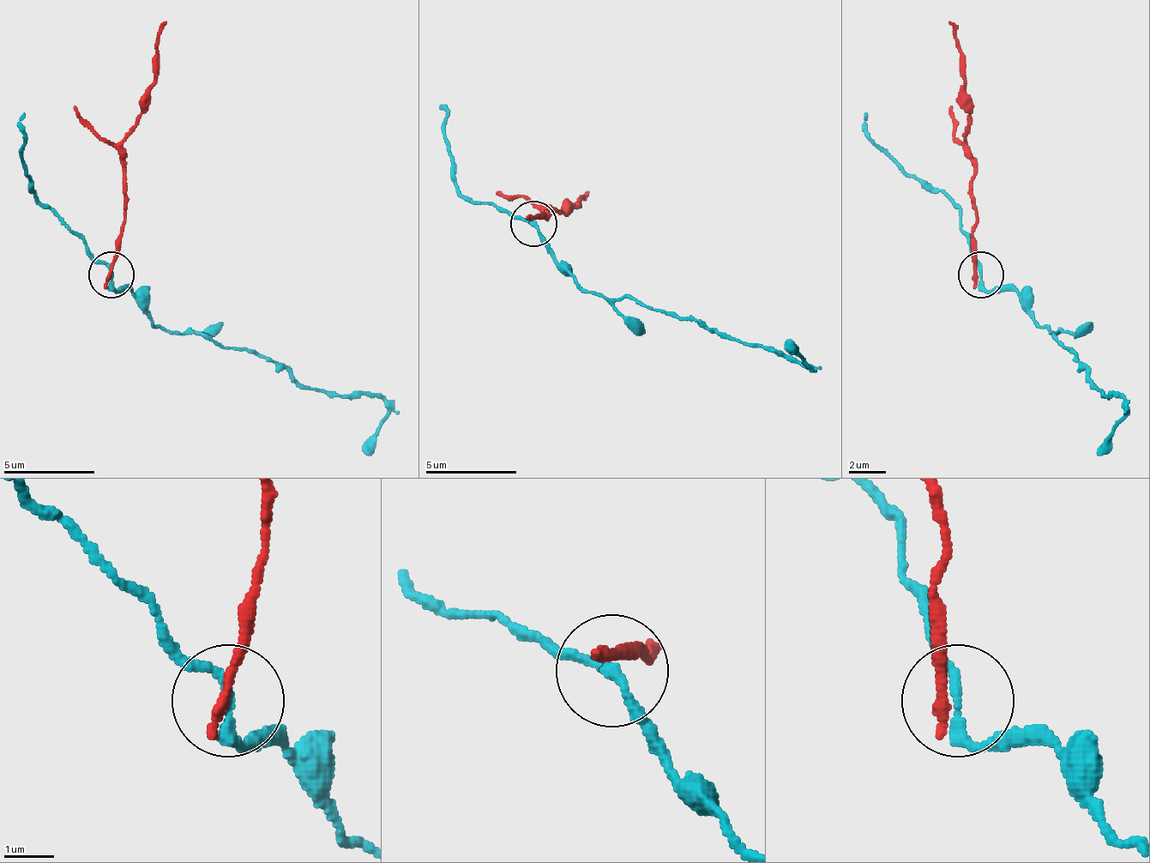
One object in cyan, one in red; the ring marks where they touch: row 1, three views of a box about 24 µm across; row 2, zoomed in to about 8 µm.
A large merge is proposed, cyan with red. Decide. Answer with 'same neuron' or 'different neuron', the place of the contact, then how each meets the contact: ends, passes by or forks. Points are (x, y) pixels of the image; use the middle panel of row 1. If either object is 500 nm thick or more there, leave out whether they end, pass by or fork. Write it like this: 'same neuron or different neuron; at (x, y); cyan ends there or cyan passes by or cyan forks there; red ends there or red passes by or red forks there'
same neuron; at (533, 223); cyan passes by; red ends there

